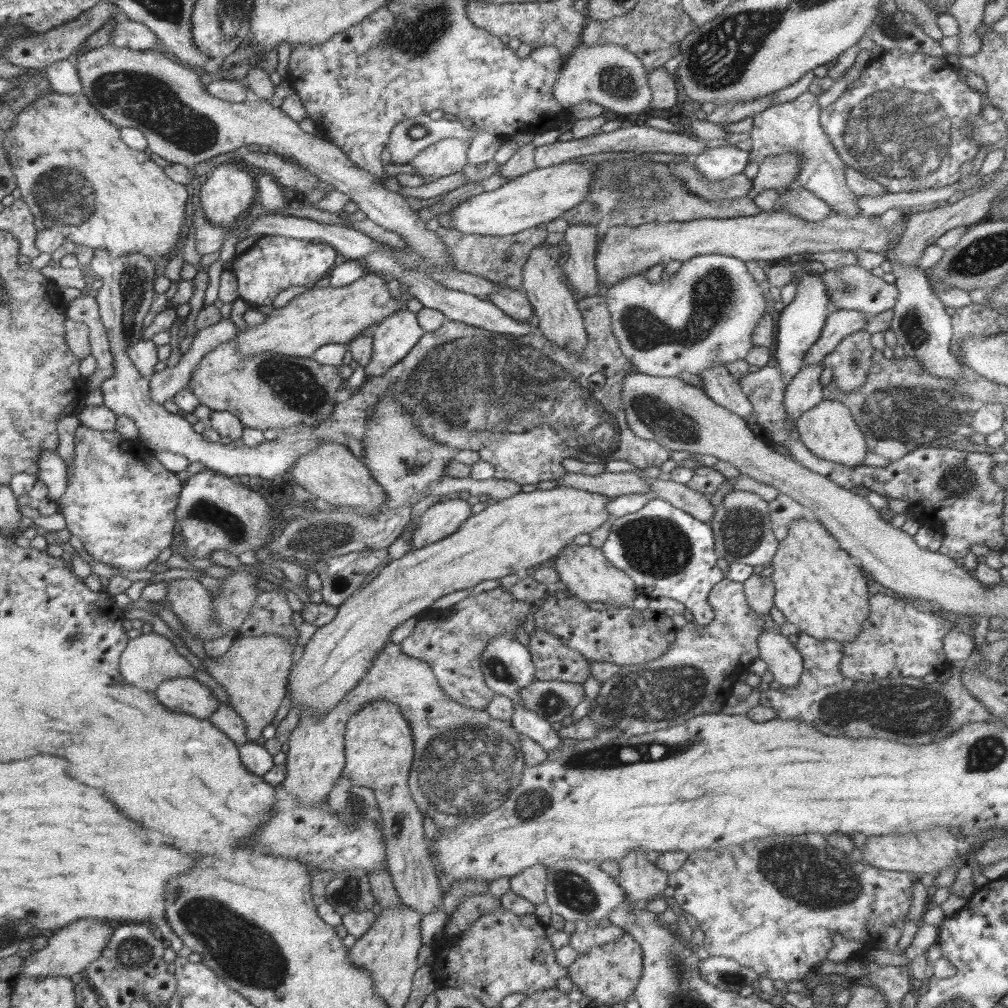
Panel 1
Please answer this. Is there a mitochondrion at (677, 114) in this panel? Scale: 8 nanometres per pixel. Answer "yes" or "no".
no

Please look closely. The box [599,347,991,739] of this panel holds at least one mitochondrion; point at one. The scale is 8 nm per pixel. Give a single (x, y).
(916, 412)

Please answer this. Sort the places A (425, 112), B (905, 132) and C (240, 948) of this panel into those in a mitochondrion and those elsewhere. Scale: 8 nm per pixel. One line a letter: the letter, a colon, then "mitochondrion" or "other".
A: other
B: mitochondrion
C: mitochondrion

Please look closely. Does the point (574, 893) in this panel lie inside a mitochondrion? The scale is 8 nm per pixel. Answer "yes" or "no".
yes

